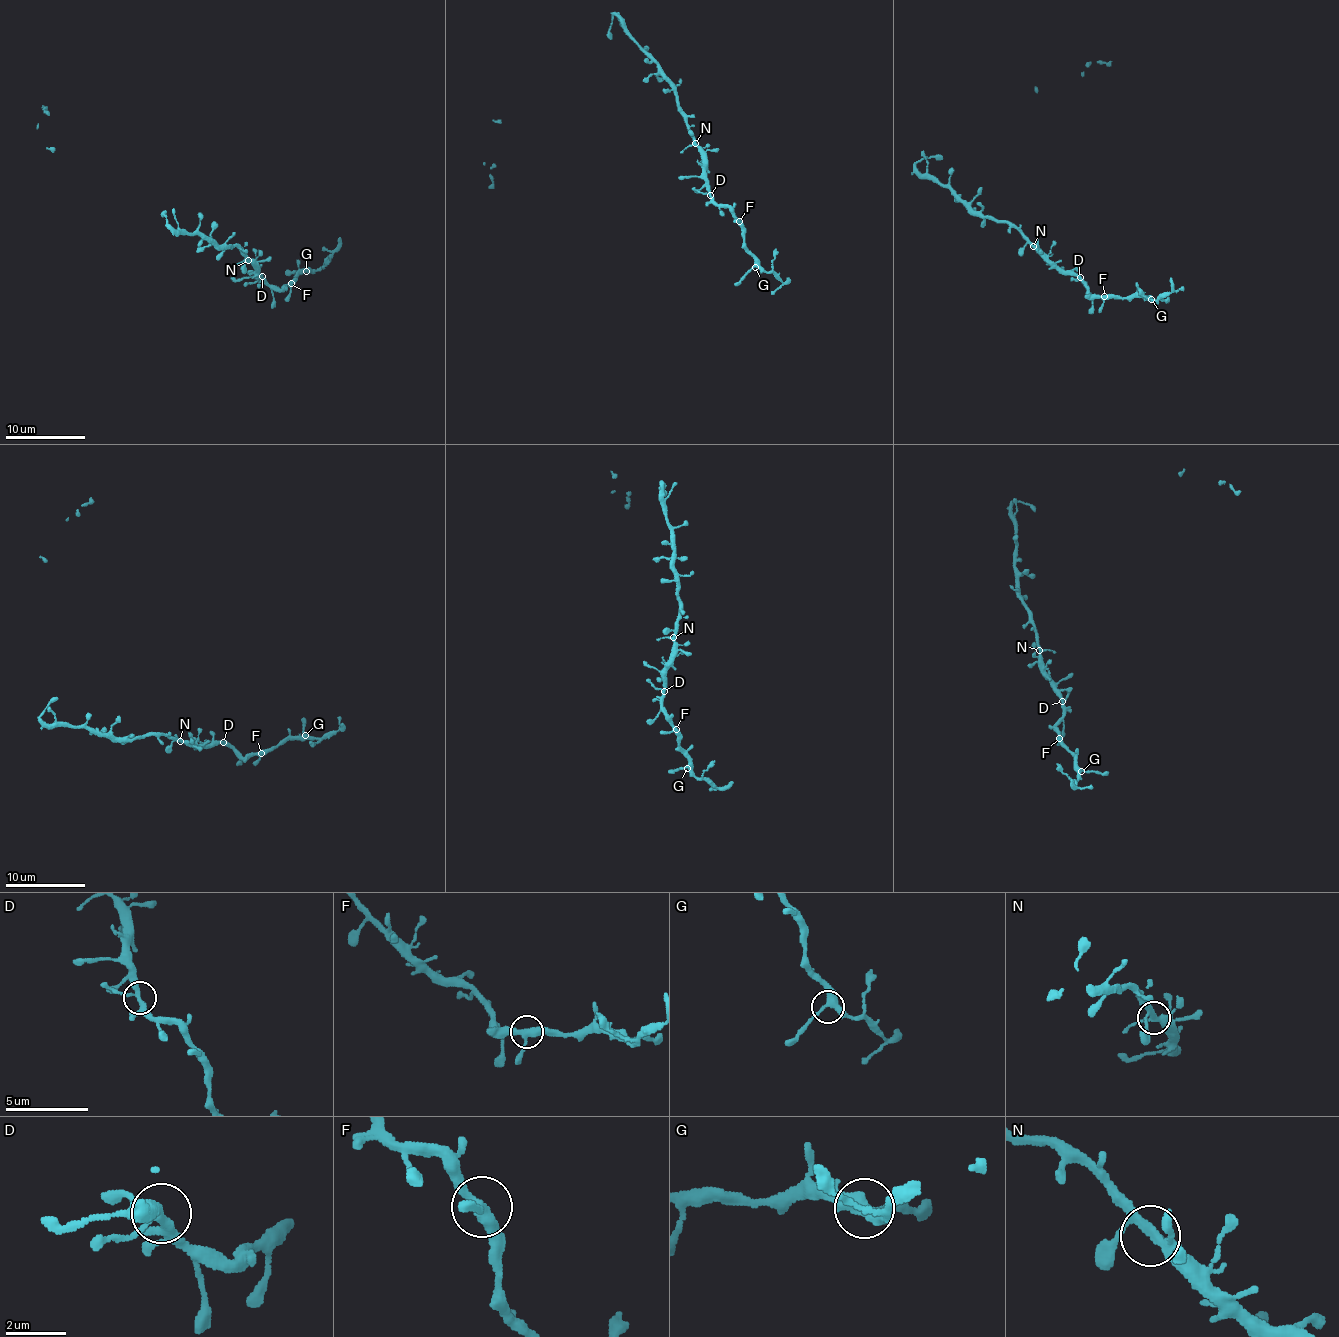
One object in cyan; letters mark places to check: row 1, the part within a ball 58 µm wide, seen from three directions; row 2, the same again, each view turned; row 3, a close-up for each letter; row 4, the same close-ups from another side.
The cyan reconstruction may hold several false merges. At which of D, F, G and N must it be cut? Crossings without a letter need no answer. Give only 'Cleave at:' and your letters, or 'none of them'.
Cleave at: none of them

